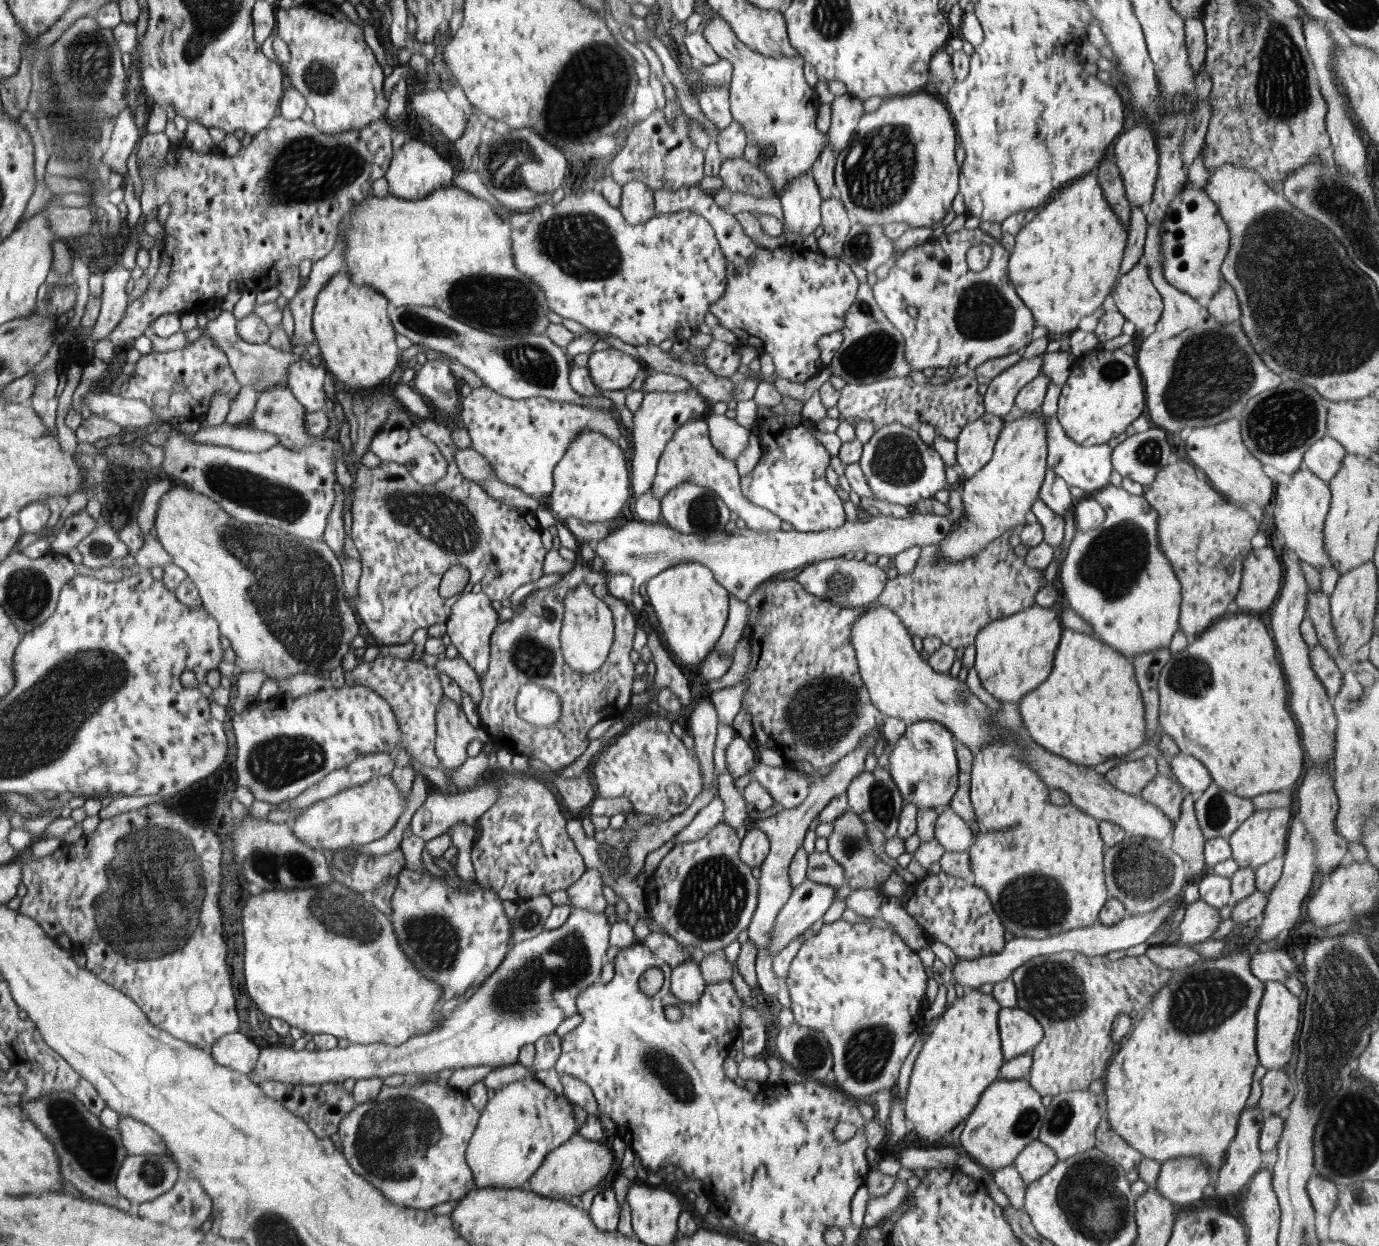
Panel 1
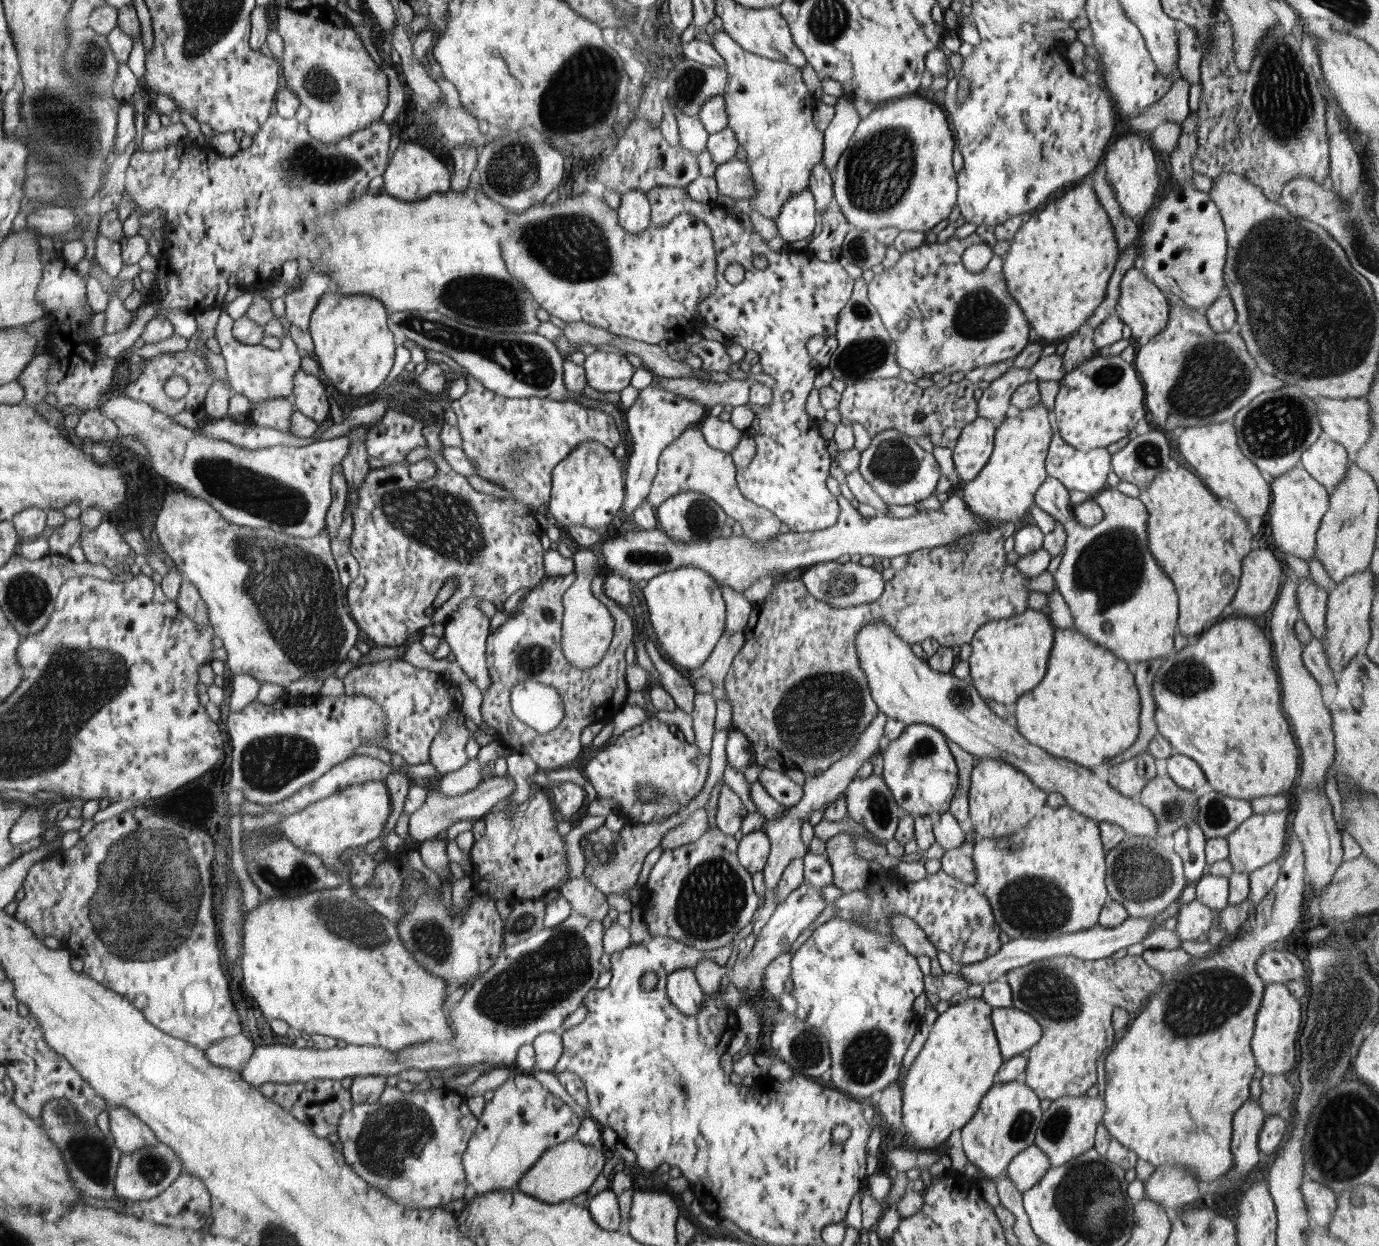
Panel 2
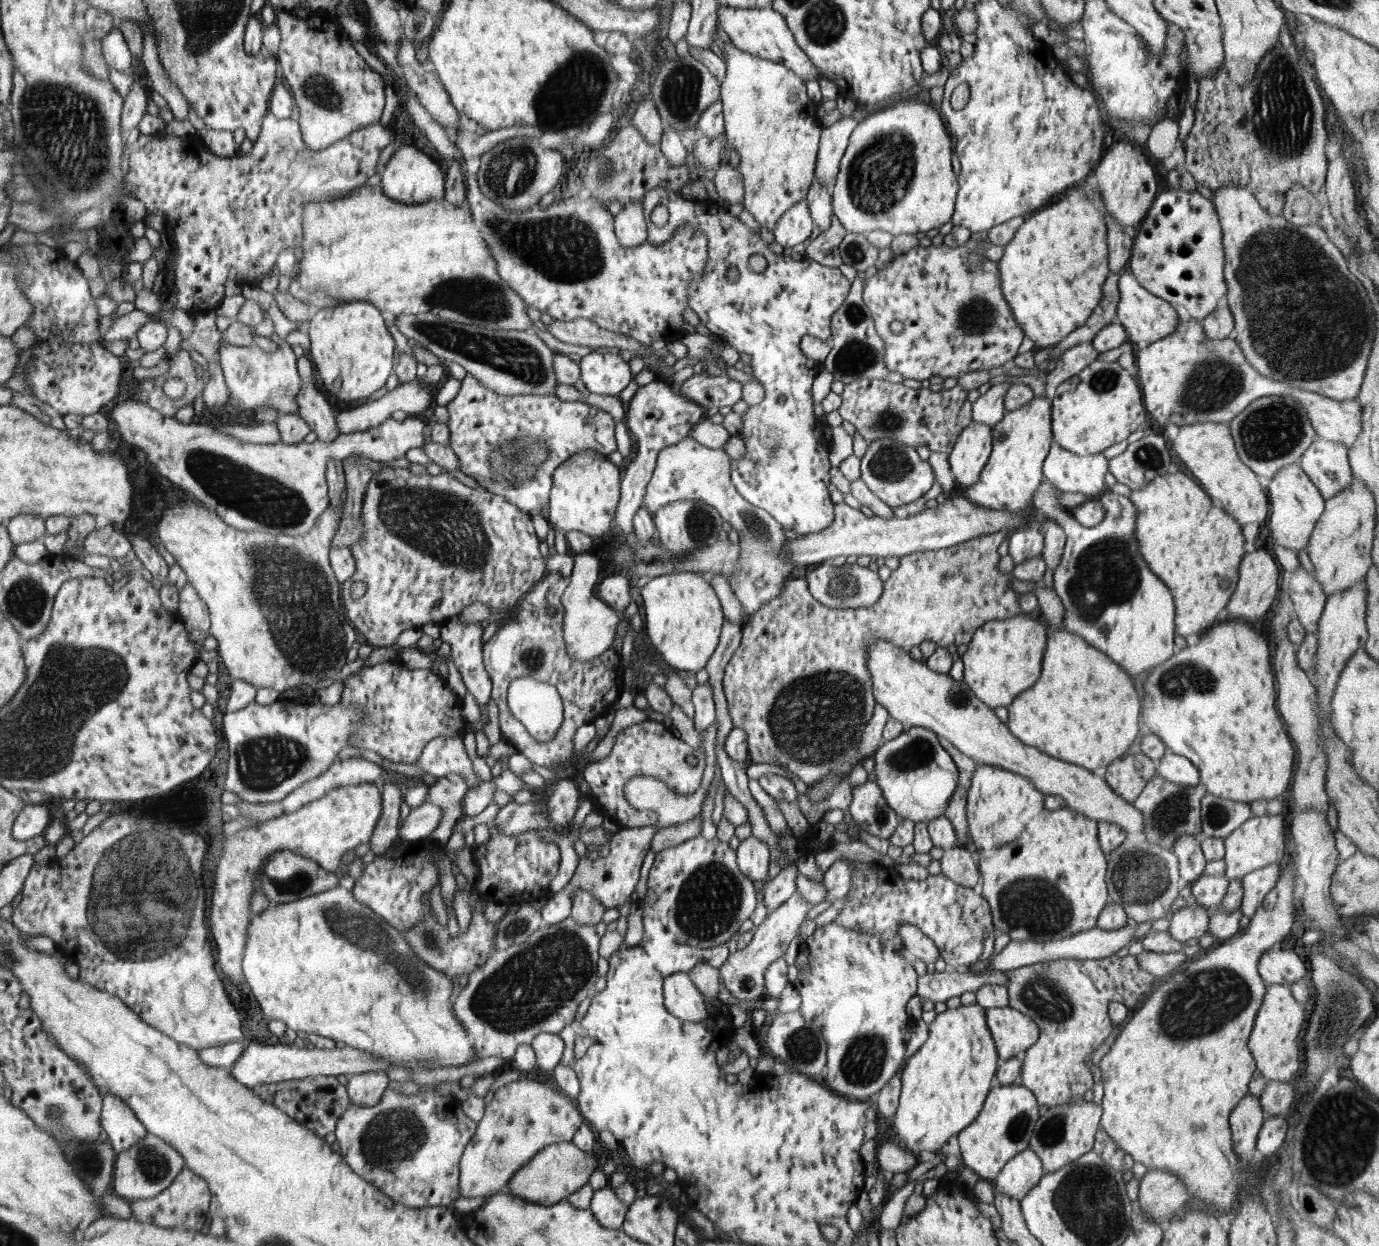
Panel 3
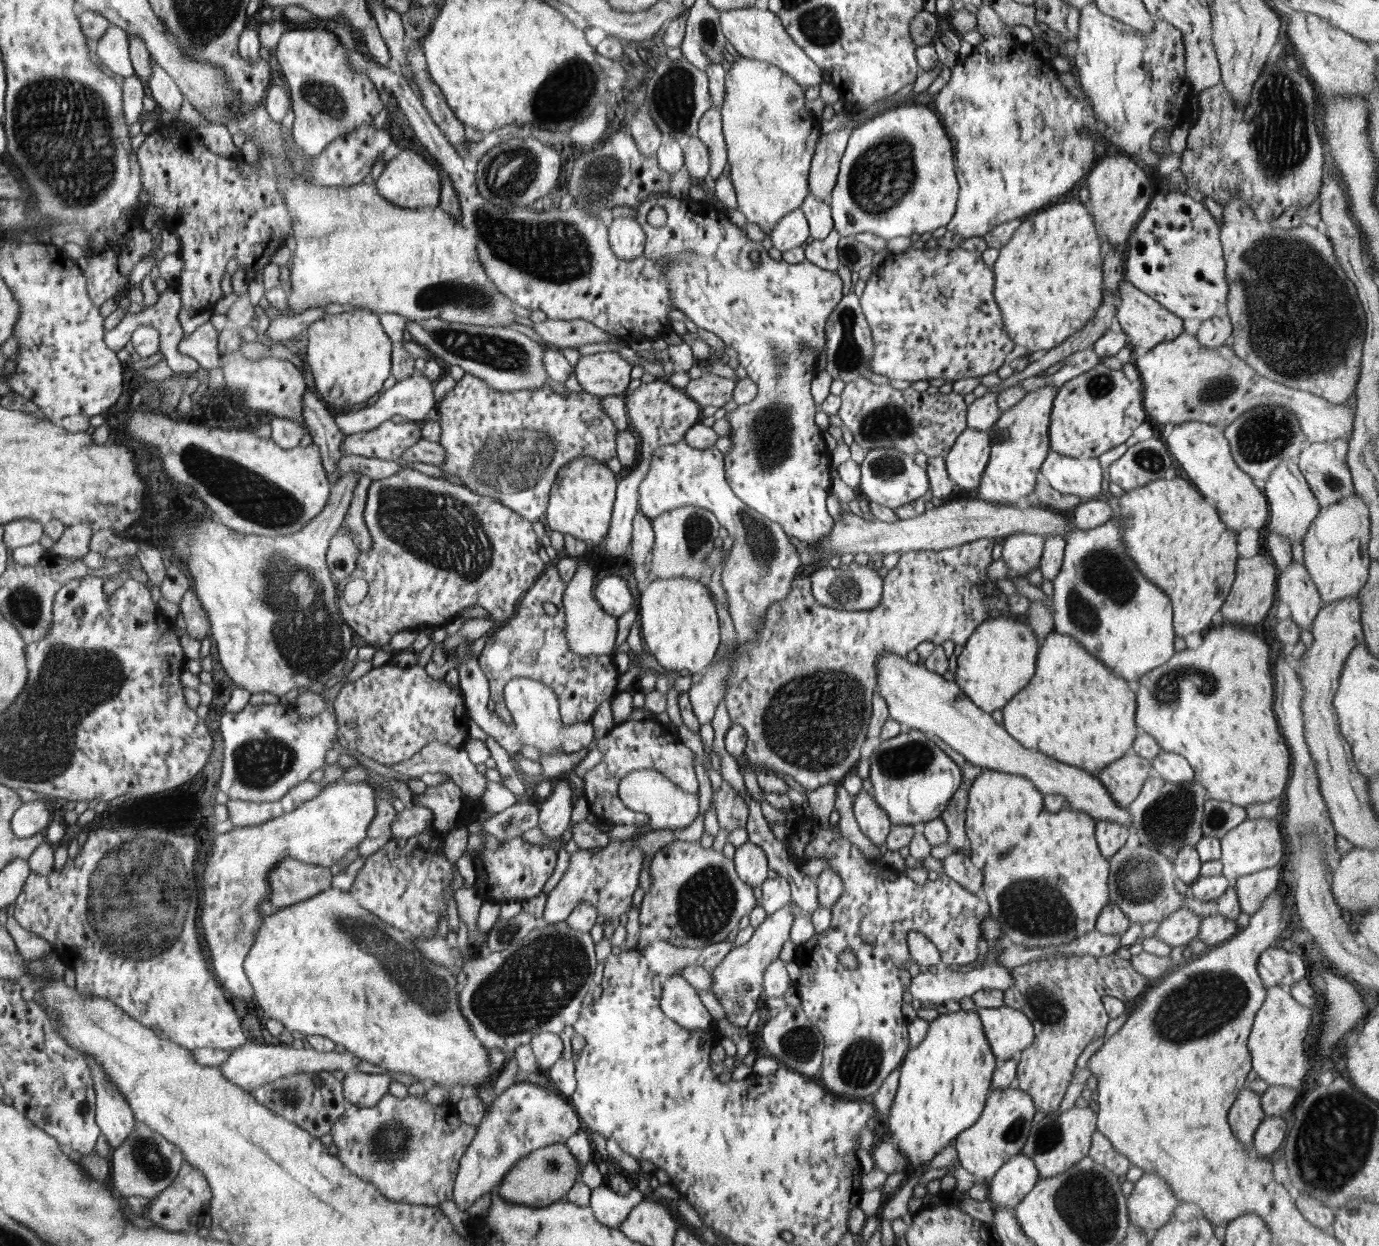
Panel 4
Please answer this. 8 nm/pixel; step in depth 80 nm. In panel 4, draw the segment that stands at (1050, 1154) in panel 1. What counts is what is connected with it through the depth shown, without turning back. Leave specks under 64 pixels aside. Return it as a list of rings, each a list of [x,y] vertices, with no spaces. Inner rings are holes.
[[[1020,1152],[1008,1159],[987,1182],[994,1207],[1015,1207],[1035,1187],[1039,1172],[1032,1157]]]

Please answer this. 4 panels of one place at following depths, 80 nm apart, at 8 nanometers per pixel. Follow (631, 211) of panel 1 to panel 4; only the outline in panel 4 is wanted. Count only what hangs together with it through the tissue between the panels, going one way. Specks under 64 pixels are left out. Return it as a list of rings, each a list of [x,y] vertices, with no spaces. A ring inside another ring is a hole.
[[[628,215],[618,217],[609,222],[609,243],[613,253],[619,258],[629,261],[640,256],[645,249],[646,233],[637,217]]]

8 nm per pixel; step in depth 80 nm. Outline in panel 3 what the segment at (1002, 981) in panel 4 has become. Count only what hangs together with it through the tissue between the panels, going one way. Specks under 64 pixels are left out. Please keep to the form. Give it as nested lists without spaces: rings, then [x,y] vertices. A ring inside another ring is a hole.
[[[948,969],[943,973],[926,973],[918,977],[917,994],[924,1000],[946,1002],[964,992],[977,991],[985,984],[1007,984],[1007,976],[1002,971],[970,973],[963,969]]]

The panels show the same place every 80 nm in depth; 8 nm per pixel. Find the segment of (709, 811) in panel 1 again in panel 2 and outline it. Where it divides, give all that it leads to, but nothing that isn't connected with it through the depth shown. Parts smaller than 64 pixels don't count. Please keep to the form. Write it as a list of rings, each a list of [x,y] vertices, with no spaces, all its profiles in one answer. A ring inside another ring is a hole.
[[[702,807],[691,814],[680,826],[671,829],[670,833],[662,839],[660,847],[665,851],[692,843],[700,839],[708,830],[708,810]]]

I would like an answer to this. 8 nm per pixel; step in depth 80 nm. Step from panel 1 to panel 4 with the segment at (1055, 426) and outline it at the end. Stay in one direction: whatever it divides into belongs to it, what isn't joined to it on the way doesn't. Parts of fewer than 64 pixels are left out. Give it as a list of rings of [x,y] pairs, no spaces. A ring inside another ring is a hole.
[[[1052,450],[1039,472],[1048,485],[1061,494],[1099,498],[1106,491],[1102,470],[1099,457],[1075,459]]]

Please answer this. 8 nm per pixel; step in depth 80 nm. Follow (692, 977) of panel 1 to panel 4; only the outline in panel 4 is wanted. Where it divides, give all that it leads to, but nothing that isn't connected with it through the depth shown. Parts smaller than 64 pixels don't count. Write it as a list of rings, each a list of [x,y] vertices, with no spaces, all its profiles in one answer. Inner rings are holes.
[[[680,974],[670,976],[661,985],[660,1008],[674,1023],[688,1030],[705,1029],[711,1016],[696,989]]]

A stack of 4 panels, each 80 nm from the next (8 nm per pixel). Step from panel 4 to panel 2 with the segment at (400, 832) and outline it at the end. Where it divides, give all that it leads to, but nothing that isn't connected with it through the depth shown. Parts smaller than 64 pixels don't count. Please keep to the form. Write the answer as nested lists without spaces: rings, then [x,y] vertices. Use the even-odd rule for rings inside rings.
[[[507,774],[501,777],[484,778],[476,788],[458,796],[447,797],[443,794],[436,794],[436,792],[428,794],[424,804],[416,812],[409,815],[408,834],[417,842],[424,842],[434,839],[438,833],[446,831],[450,826],[462,820],[466,820],[468,823],[476,823],[482,820],[485,807],[498,804],[500,800],[504,800],[506,797],[515,796],[515,788],[515,780]]]

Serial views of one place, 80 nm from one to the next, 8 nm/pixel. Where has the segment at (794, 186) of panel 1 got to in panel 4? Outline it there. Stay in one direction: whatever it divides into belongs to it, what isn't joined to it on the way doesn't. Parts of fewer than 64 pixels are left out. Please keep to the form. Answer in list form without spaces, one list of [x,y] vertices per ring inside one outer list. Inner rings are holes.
[[[798,207],[783,216],[769,234],[772,246],[783,253],[804,246],[804,241],[810,238],[811,232],[804,211]]]

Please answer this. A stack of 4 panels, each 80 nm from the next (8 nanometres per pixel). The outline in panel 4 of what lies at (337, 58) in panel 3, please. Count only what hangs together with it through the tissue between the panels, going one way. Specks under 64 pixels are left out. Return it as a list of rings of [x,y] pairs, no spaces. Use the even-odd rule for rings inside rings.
[[[274,7],[272,14],[274,14],[274,20],[280,20],[286,25],[278,46],[275,48],[275,55],[282,68],[282,74],[288,82],[288,88],[290,88],[291,107],[295,114],[291,131],[295,138],[295,145],[300,152],[306,157],[318,156],[339,136],[350,134],[358,127],[372,125],[374,116],[378,112],[382,112],[382,108],[385,106],[378,98],[380,94],[378,94],[373,80],[364,73],[357,73],[349,65],[349,50],[340,43],[340,39],[324,28],[293,27],[293,22],[289,24],[285,11],[280,10],[280,7]]]

